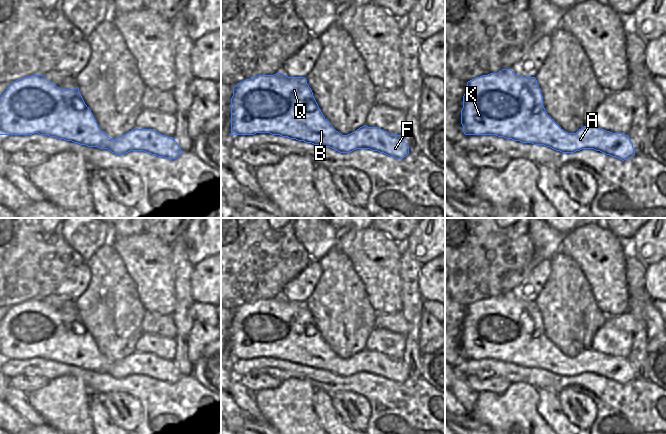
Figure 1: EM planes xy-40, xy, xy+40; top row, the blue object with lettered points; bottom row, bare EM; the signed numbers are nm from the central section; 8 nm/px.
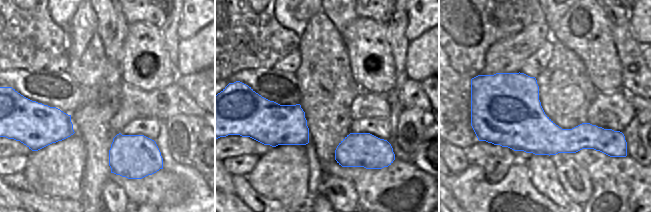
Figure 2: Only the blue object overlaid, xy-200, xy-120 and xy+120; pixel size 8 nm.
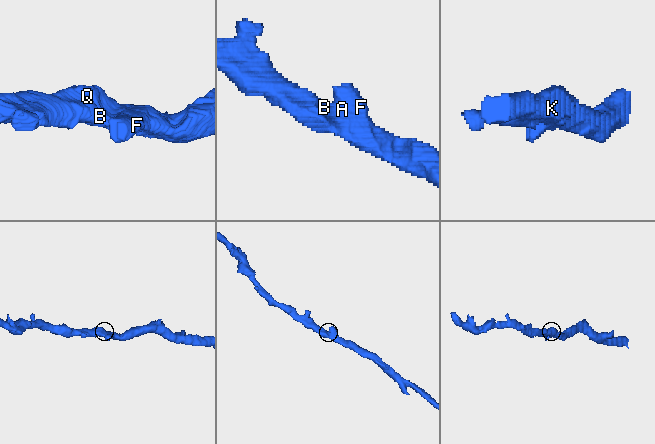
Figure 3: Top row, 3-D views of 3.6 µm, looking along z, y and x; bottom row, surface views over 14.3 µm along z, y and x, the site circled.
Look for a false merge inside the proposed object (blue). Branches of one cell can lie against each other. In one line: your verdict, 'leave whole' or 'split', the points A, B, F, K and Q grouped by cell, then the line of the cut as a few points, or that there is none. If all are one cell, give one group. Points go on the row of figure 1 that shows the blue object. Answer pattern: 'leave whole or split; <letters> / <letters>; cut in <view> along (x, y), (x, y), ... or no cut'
leave whole; A B F K Q; no cut

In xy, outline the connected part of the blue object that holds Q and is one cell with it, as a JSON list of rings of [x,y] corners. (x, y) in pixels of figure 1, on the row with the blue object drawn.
[[[282,73],[258,75],[233,87],[231,98],[231,136],[270,133],[314,145],[330,147],[340,153],[370,149],[396,159],[409,154],[409,146],[401,135],[390,135],[378,127],[360,127],[342,135],[323,116],[305,77],[288,77]]]

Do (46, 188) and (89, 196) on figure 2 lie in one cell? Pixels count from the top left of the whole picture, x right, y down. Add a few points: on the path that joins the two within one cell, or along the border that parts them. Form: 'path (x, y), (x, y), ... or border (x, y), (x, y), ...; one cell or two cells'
border (83, 171), (80, 191), (76, 198); two cells

